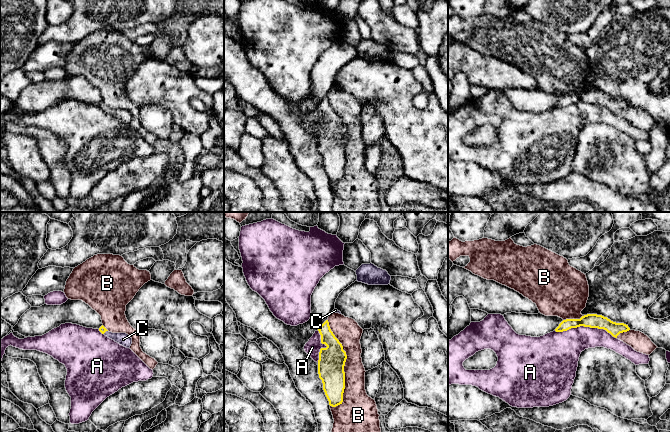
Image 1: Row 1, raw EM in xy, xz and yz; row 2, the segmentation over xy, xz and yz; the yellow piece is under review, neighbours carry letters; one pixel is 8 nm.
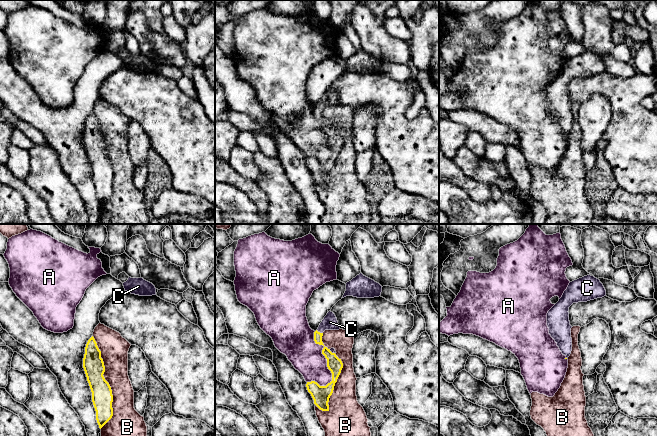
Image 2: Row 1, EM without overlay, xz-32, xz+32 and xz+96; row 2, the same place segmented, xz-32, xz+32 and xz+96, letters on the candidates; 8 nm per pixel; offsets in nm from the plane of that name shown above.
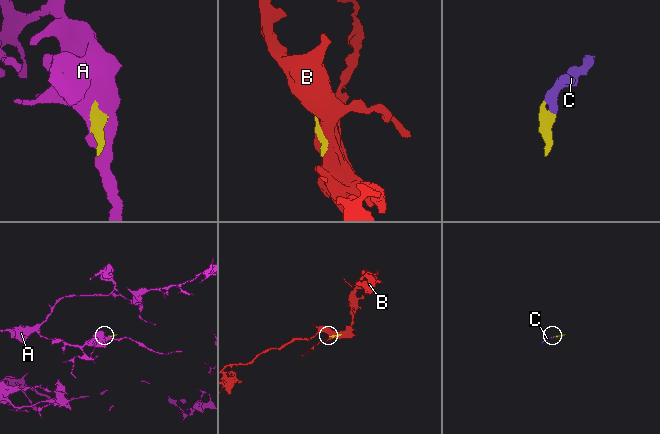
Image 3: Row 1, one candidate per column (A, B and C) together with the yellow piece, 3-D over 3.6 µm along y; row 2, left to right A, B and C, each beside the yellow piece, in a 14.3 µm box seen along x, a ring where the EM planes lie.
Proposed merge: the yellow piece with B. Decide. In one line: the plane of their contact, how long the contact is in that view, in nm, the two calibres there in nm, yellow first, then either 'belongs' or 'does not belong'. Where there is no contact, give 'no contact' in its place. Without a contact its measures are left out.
contact in xz; length 700 nm; calibres 220 and 190 nm; does not belong

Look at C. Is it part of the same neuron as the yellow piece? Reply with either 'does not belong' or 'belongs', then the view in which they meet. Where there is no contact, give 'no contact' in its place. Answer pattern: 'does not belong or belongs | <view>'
belongs | xy

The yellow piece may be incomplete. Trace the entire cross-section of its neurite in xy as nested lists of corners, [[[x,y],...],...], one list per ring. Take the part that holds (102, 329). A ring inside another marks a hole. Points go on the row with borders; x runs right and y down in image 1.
[[[103,325],[99,328],[99,331],[107,336],[108,338],[114,340],[115,342],[119,343],[120,345],[130,348],[132,344],[132,338],[126,333],[112,333],[109,332]]]

